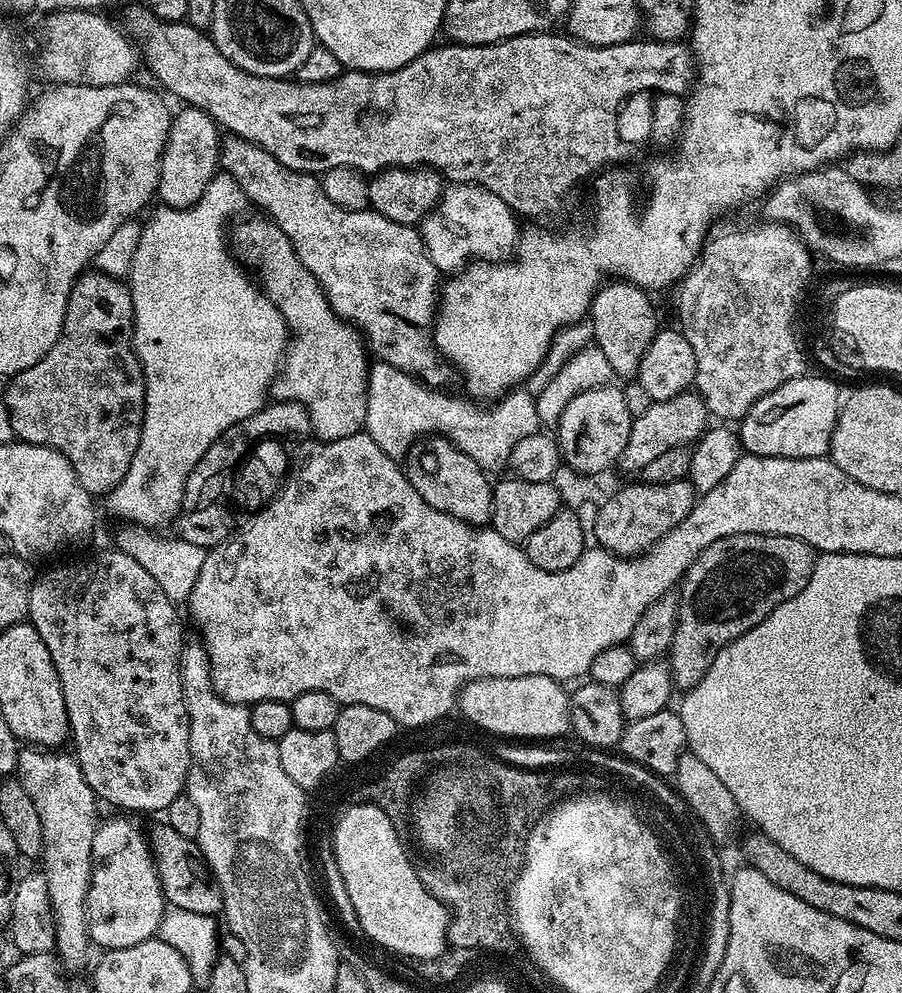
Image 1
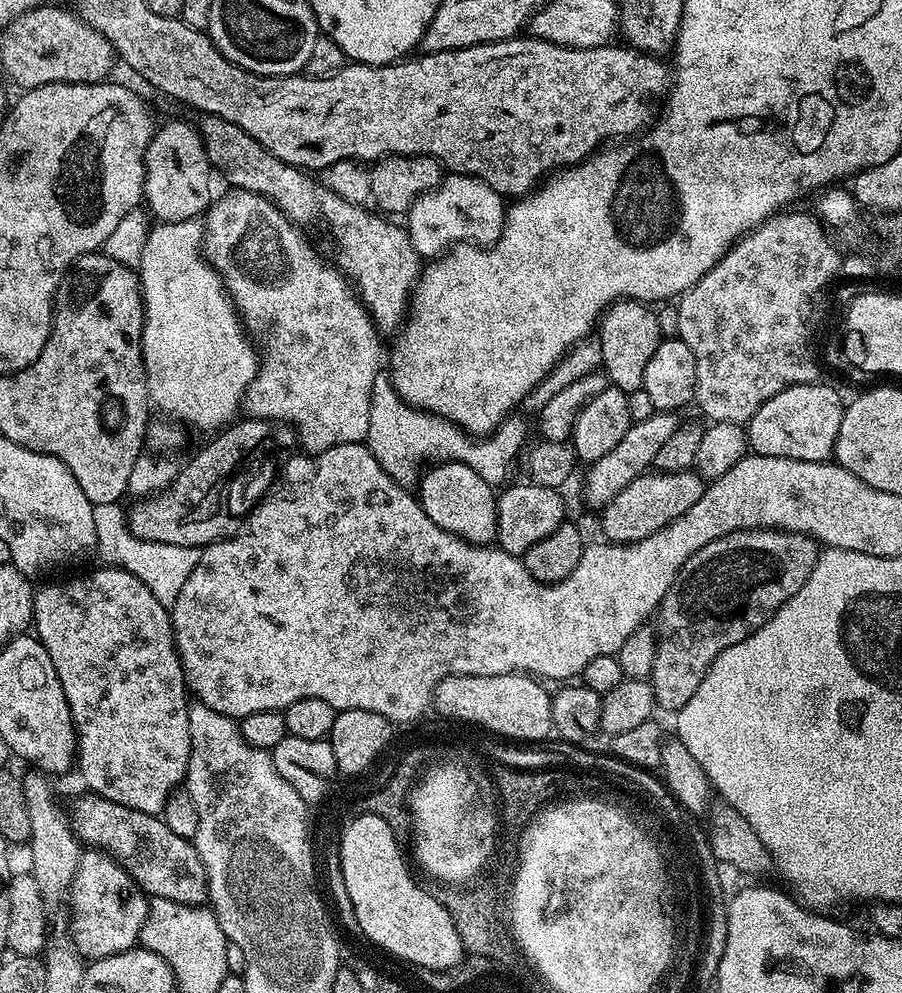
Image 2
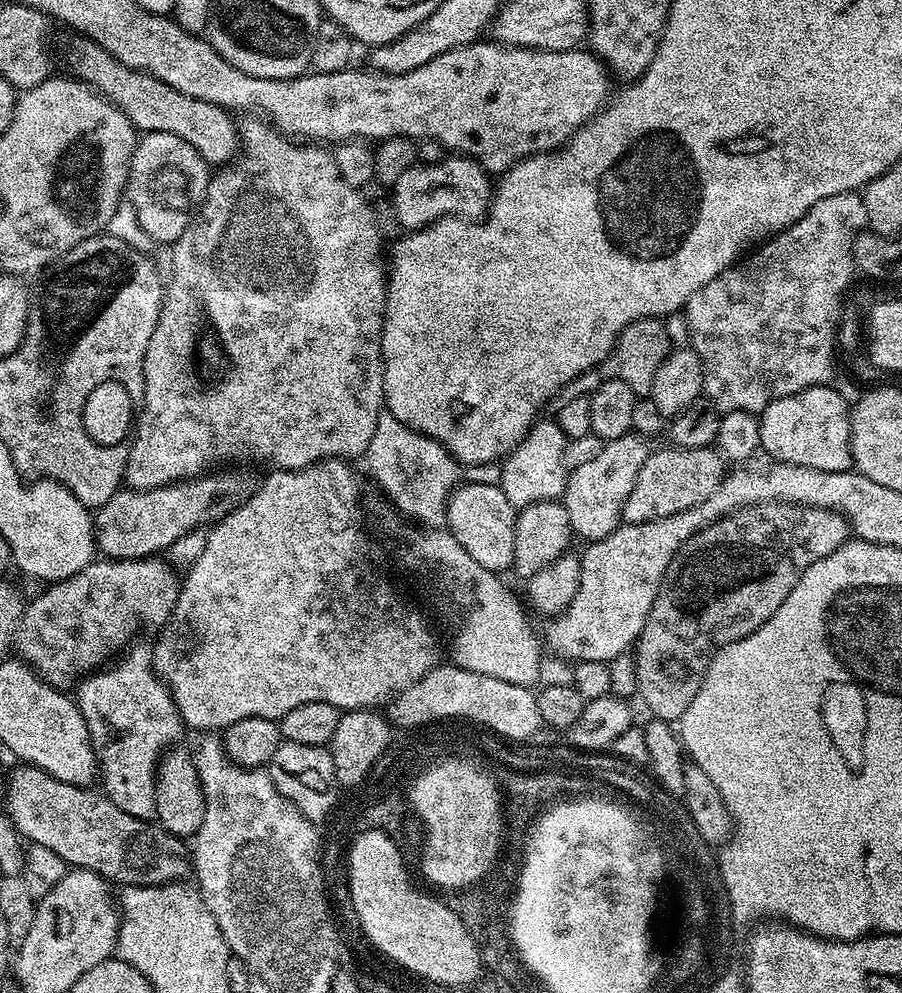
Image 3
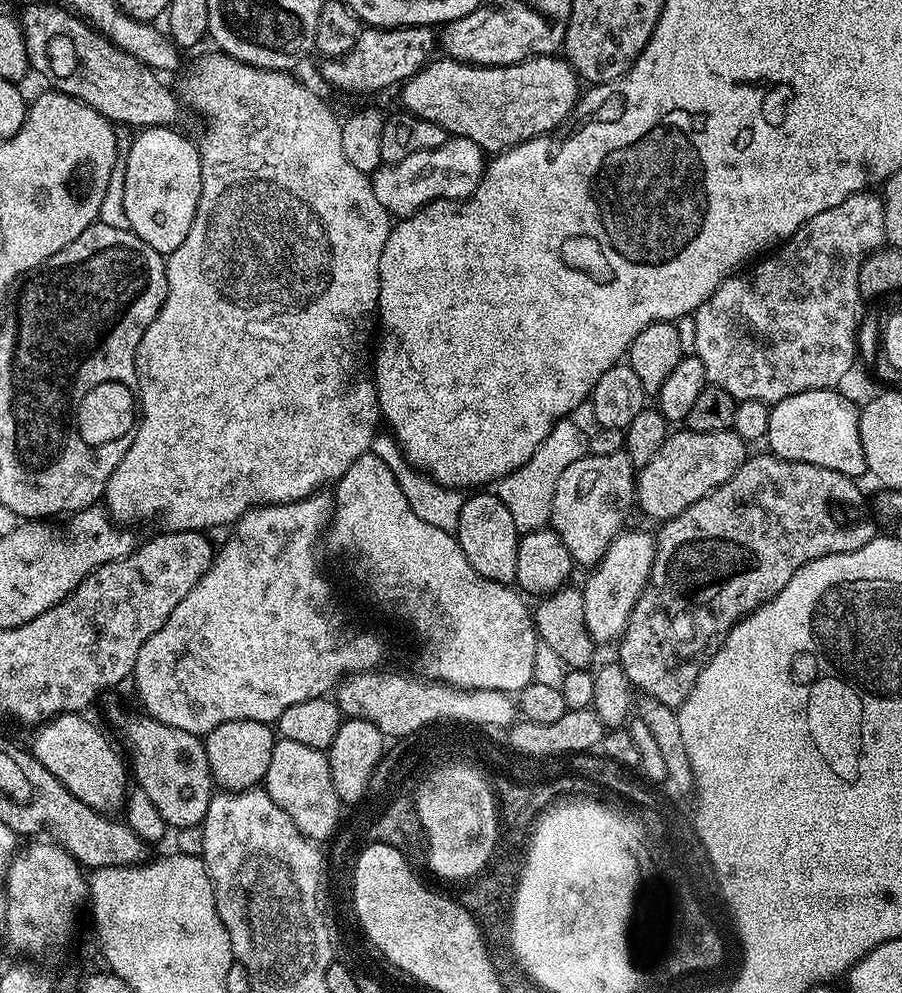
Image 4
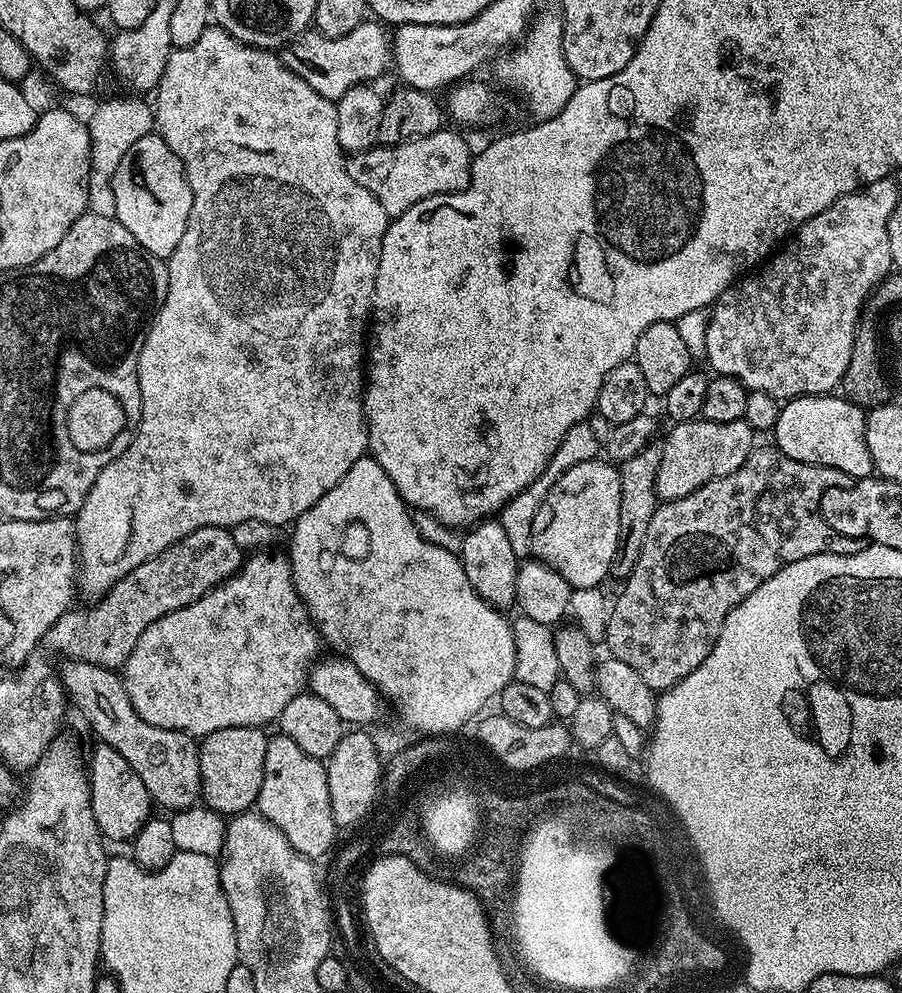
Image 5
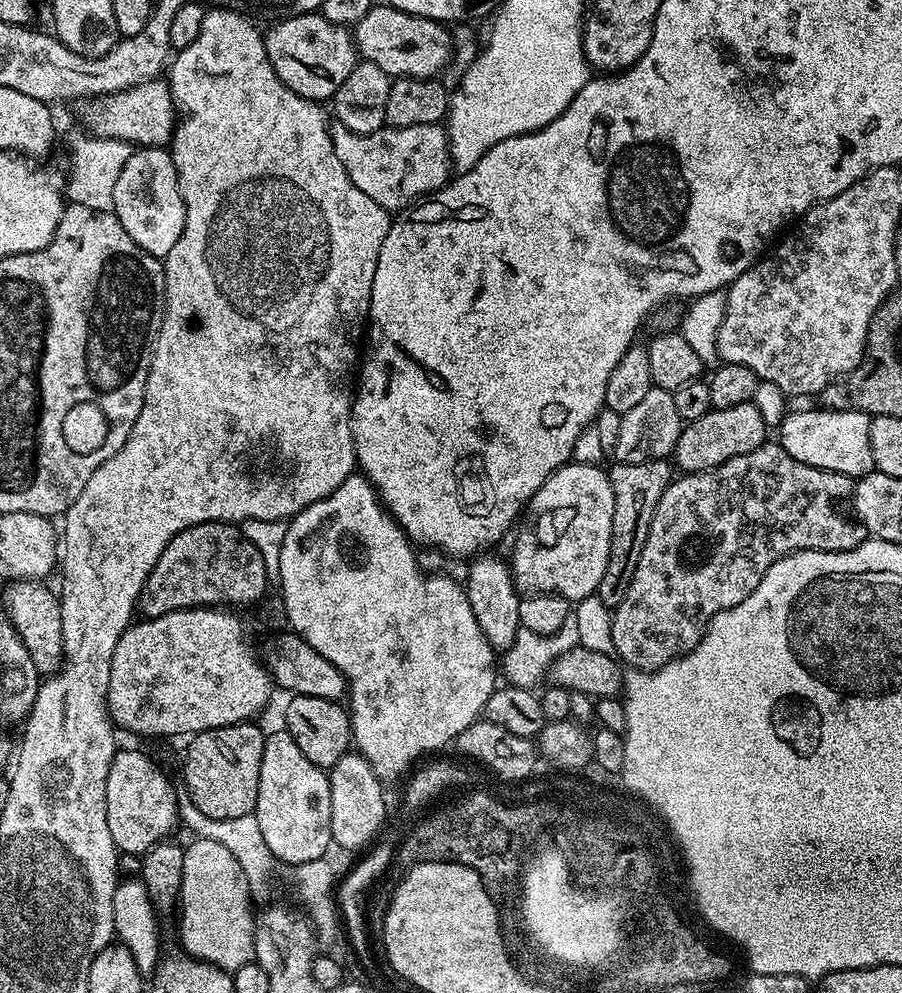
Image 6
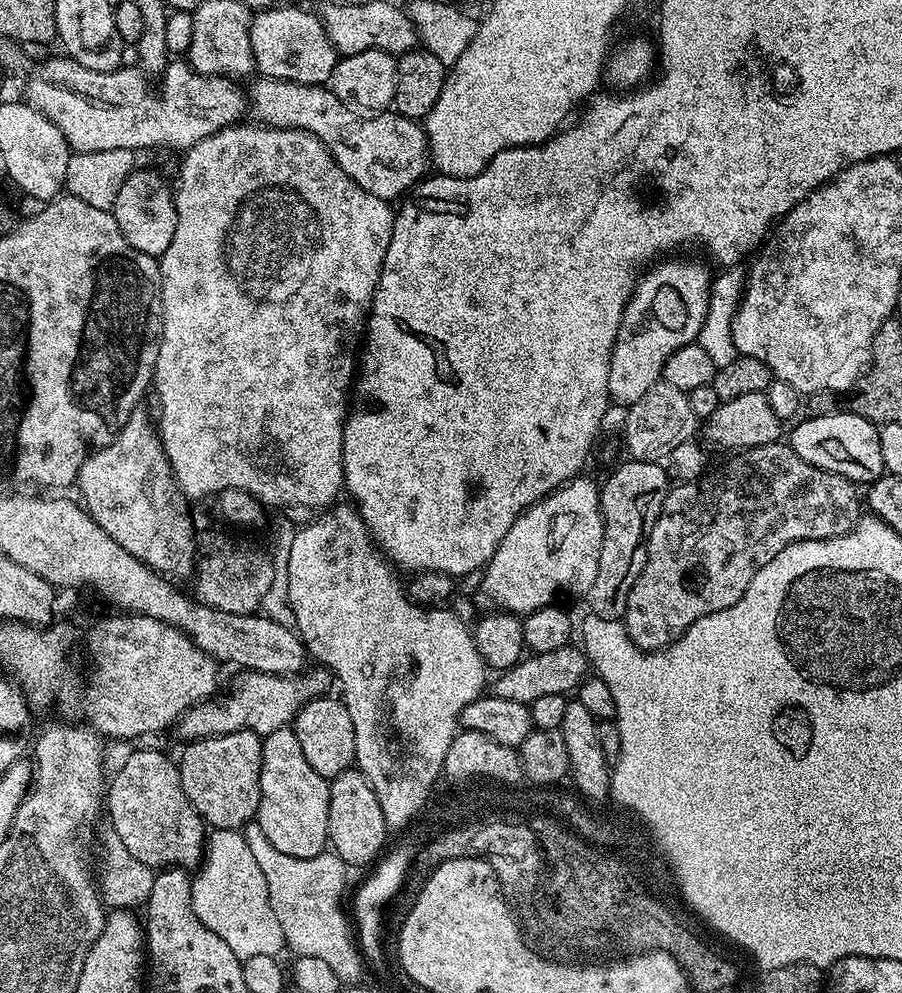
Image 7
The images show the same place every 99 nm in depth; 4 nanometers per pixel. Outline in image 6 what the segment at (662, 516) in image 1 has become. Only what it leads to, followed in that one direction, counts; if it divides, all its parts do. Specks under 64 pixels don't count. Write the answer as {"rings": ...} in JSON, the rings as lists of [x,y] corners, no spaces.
{"rings":[[[753,404],[713,408],[702,414],[698,422],[684,425],[674,453],[675,467],[684,474],[717,468],[722,466],[722,462],[730,462],[730,458],[738,458],[738,454],[750,454],[750,450],[758,450],[758,446],[766,443],[767,436],[764,435],[769,435],[769,432],[766,422],[762,422],[762,414],[758,414]]]}

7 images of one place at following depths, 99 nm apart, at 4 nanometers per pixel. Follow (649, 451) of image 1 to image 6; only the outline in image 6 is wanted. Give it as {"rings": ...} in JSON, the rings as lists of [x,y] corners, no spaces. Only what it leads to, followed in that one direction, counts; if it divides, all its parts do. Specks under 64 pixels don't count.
{"rings":[[[564,464],[533,494],[523,520],[510,555],[512,578],[521,593],[561,596],[570,602],[599,593],[614,526],[614,490],[601,465]]]}

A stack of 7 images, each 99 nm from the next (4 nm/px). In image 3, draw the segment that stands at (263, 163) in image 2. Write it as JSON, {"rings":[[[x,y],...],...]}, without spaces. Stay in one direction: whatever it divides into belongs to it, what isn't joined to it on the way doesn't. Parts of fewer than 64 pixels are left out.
{"rings":[[[72,39],[76,40],[68,44],[68,68],[72,71],[69,73],[121,108],[141,133],[174,134],[190,142],[210,166],[223,166],[236,159],[242,145],[237,121],[232,121],[234,116],[229,109],[219,108],[214,102],[202,102],[202,98],[190,98],[182,94],[182,90],[174,90],[174,86],[166,86],[166,82],[150,74],[126,67],[92,40]]]}

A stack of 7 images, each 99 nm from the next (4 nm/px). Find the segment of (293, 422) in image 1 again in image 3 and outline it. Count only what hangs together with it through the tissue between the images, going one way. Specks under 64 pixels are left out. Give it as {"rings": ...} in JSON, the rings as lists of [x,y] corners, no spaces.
{"rings":[[[208,470],[199,476],[193,476],[187,482],[167,484],[161,488],[151,488],[141,492],[127,486],[121,487],[120,491],[115,492],[101,508],[95,509],[94,531],[96,533],[97,549],[105,557],[113,560],[143,560],[146,556],[156,556],[160,554],[160,551],[163,553],[168,550],[183,535],[215,524],[227,512],[232,512],[244,501],[240,492],[245,473],[240,470],[237,472],[220,471],[224,470]]]}

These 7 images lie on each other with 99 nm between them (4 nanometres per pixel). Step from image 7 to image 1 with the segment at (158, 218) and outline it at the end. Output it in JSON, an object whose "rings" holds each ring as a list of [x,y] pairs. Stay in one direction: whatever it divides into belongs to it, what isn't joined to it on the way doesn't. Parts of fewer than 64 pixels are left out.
{"rings":[[[187,106],[181,107],[181,109],[182,110],[180,113],[177,111],[172,117],[172,125],[168,131],[168,138],[166,140],[166,146],[164,147],[164,154],[160,159],[160,181],[156,187],[159,199],[164,199],[161,201],[163,201],[163,203],[169,208],[189,208],[190,205],[192,205],[198,200],[198,198],[202,196],[206,190],[206,186],[211,182],[212,177],[217,175],[218,169],[220,168],[220,149],[222,147],[222,129],[220,125],[216,123],[214,118],[210,118],[210,114],[206,114],[202,110],[198,110],[197,108],[190,108]]]}

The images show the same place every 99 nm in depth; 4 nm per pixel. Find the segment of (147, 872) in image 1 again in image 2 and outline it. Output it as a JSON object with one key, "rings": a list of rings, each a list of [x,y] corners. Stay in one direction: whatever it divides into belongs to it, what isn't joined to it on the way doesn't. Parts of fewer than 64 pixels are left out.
{"rings":[[[89,847],[80,853],[67,903],[70,905],[70,935],[74,946],[81,956],[94,961],[137,947],[150,900],[113,856]]]}

